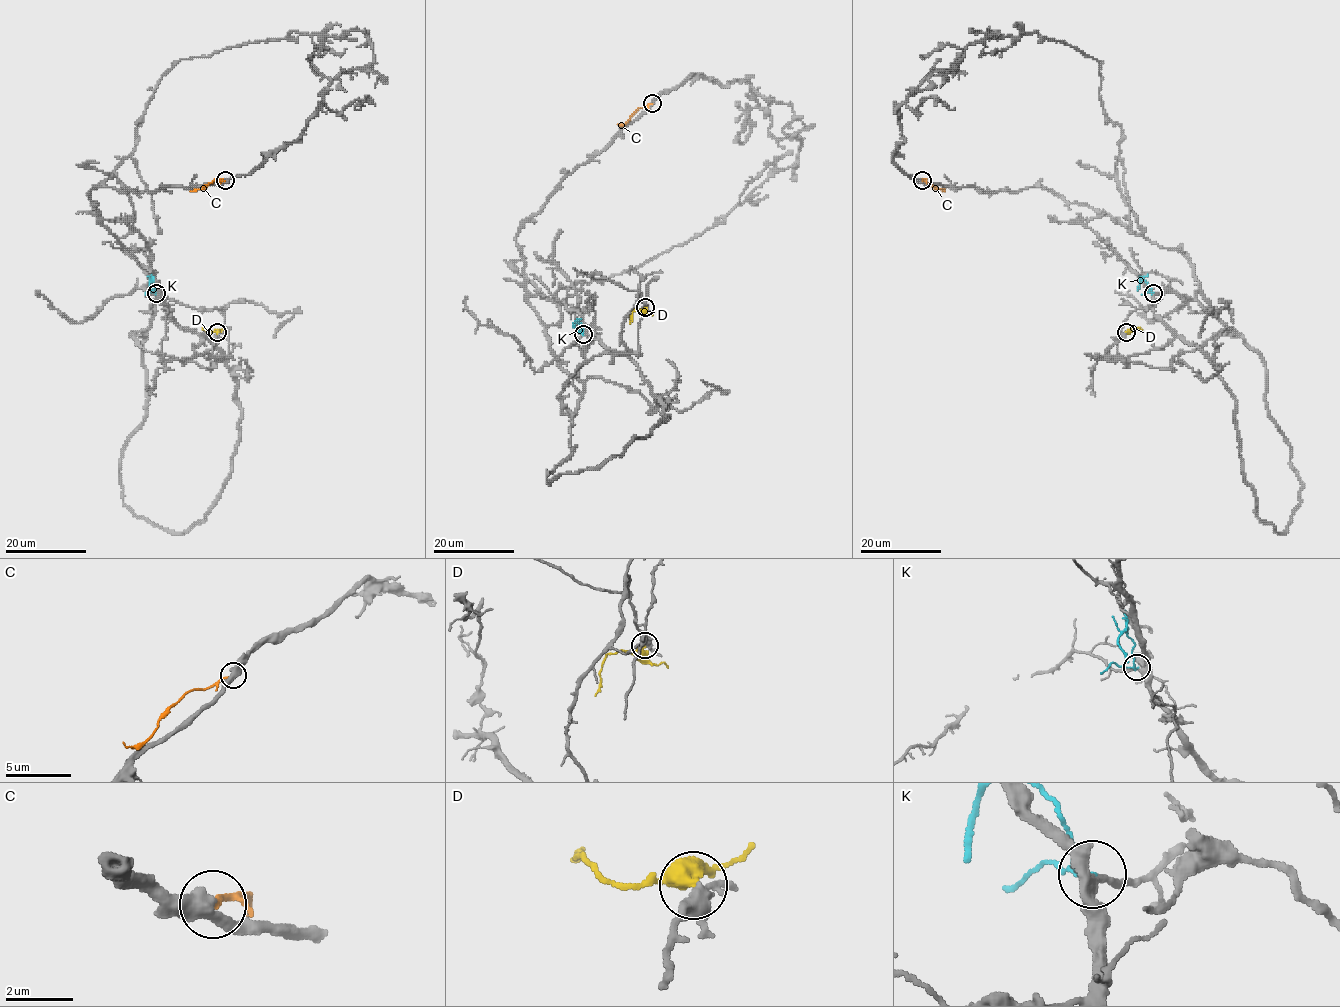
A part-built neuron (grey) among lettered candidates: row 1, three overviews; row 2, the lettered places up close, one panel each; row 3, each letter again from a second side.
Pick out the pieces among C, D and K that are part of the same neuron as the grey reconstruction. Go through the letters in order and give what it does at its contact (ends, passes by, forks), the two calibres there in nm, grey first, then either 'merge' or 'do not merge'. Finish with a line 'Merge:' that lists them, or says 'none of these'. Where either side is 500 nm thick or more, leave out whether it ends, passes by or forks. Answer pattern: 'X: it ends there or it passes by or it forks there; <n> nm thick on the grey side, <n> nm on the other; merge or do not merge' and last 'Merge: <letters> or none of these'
C: it ends there; 480 nm thick on the grey side, 190 nm on the other; do not merge
D: it passes by; 360 nm thick on the grey side, 380 nm on the other; do not merge
K: it passes by; 240 nm thick on the grey side, 100 nm on the other; merge
Merge: K

